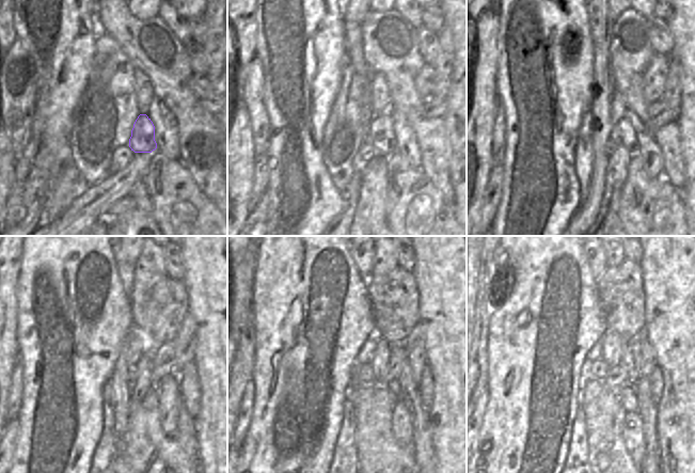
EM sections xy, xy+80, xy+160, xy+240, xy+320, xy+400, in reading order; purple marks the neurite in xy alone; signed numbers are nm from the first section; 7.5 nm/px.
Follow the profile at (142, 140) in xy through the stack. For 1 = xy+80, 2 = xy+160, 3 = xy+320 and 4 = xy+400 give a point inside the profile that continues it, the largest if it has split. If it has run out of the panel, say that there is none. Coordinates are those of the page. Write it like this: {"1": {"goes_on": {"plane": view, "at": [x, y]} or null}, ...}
{"1": {"goes_on": {"plane": "xy+80", "at": [381, 135]}}, "2": {"goes_on": {"plane": "xy+160", "at": [622, 132]}}, "3": {"goes_on": {"plane": "xy+320", "at": [394, 387]}}, "4": {"goes_on": {"plane": "xy+400", "at": [627, 396]}}}

